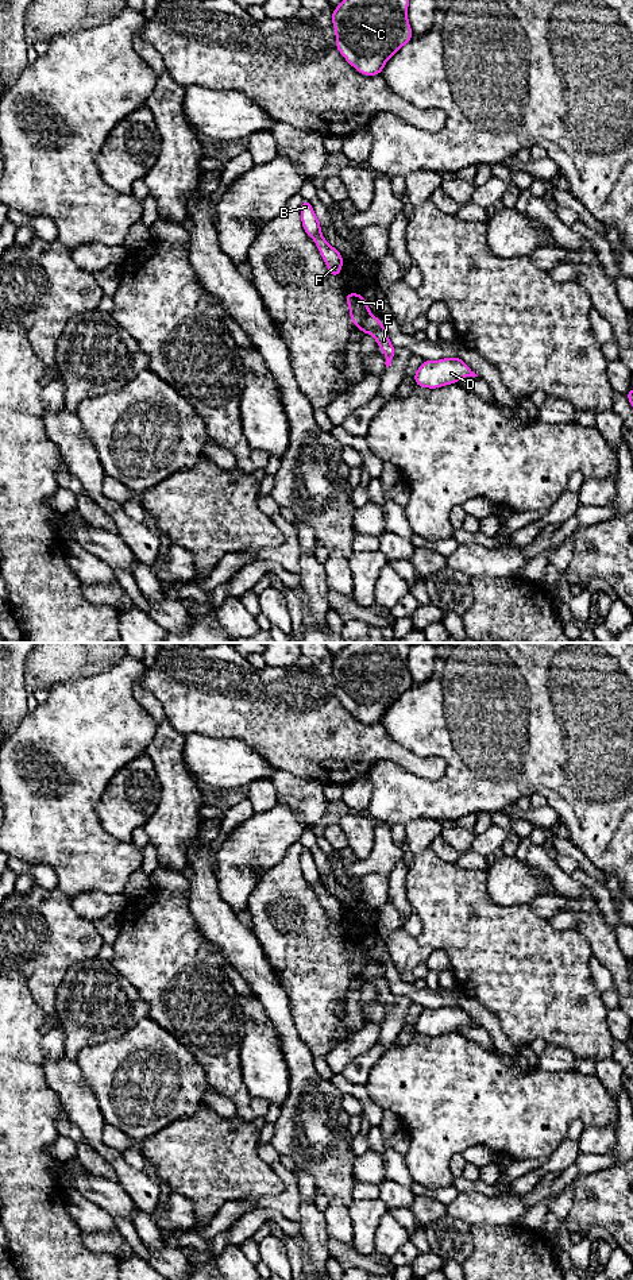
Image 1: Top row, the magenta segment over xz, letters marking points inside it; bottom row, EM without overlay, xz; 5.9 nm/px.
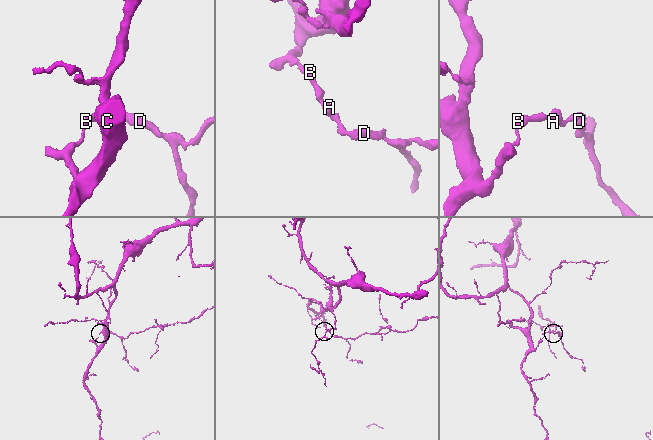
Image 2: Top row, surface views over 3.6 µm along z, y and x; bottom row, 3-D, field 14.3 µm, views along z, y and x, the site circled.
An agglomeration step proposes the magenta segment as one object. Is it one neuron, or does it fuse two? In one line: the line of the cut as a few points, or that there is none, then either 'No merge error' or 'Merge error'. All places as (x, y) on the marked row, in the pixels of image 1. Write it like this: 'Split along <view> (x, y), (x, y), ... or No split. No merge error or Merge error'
Split along xz (370, 315), (359, 327). Merge error

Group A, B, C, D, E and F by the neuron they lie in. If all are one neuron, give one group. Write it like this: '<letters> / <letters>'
A B C F / D E

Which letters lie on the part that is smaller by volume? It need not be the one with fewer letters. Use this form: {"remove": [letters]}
{"remove": ["D", "E"]}

